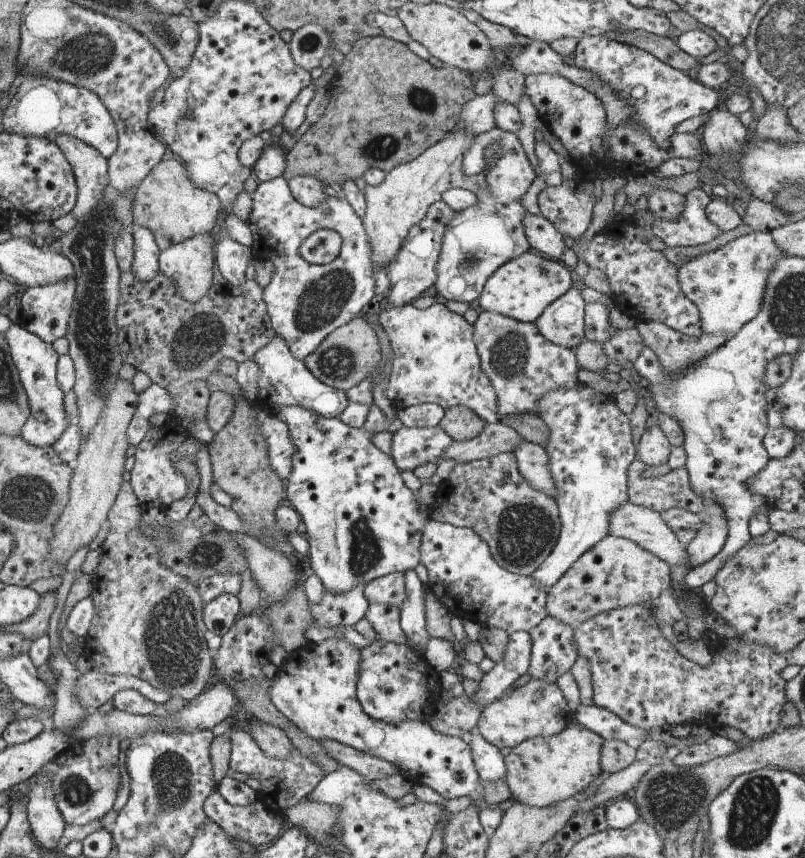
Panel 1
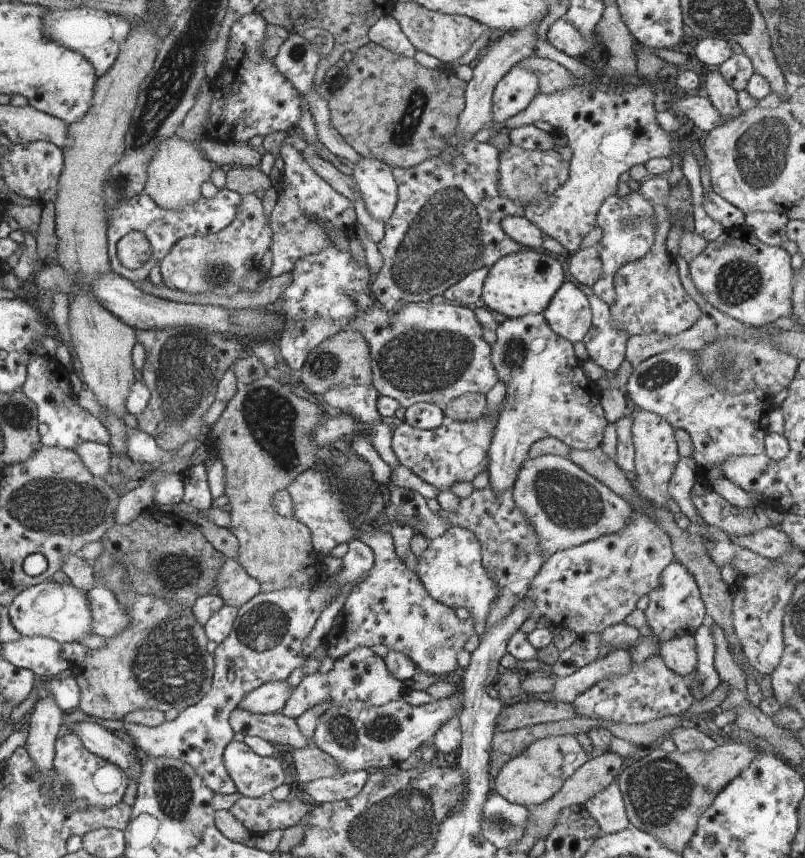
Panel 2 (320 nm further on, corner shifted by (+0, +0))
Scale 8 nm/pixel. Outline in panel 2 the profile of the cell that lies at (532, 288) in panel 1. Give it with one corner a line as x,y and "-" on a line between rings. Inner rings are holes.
535,249
518,251
501,258
489,268
481,297
490,310
499,312
508,319
515,319
543,313
563,282
564,268
556,258

